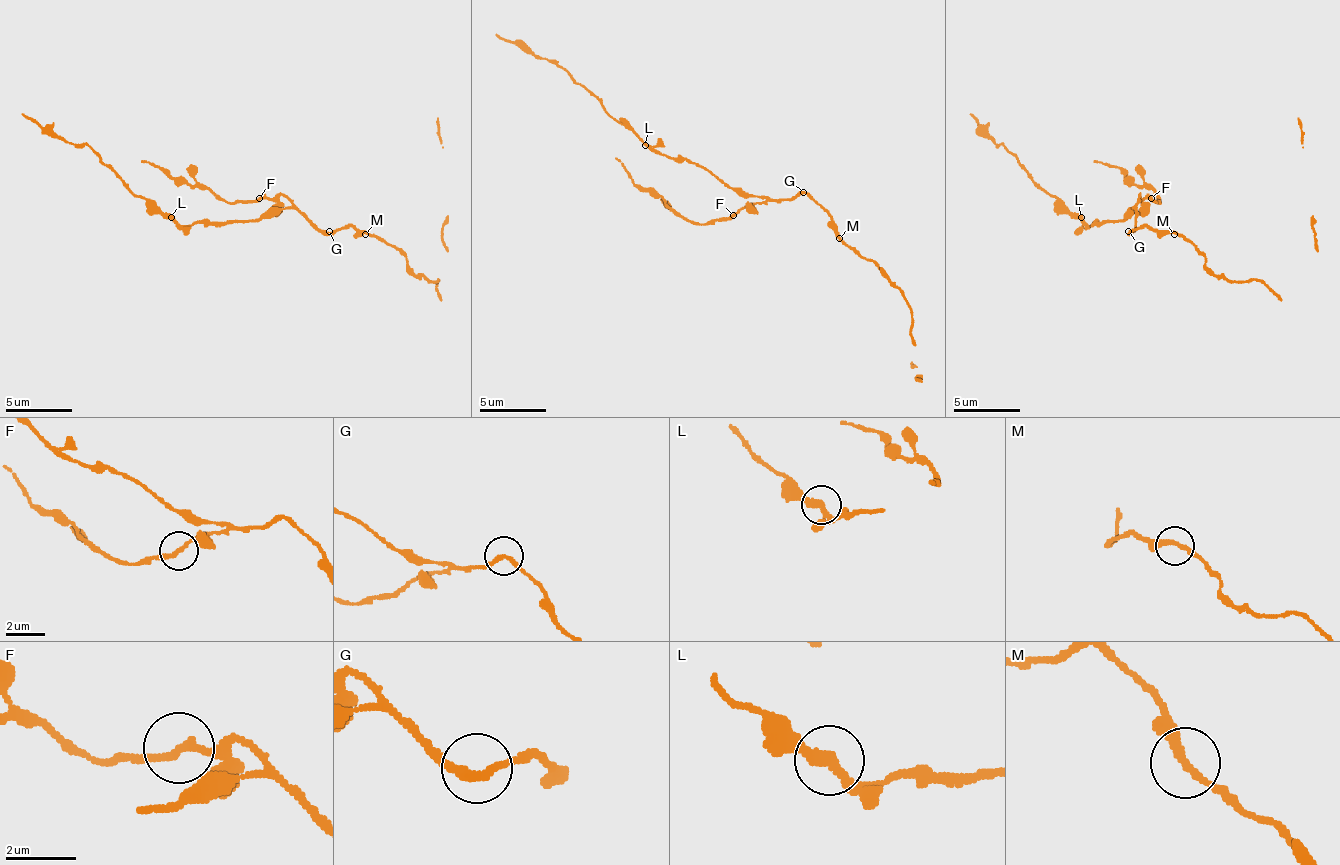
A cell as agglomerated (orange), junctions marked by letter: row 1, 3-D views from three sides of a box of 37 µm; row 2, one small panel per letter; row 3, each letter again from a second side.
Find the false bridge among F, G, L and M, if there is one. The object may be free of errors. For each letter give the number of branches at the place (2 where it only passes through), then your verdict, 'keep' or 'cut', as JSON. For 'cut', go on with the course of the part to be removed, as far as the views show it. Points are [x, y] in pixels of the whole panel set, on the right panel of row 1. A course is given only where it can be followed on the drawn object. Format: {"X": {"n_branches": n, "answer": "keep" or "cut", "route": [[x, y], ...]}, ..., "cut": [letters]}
{"F": {"n_branches": 2, "answer": "keep"}, "G": {"n_branches": 2, "answer": "keep"}, "L": {"n_branches": 2, "answer": "keep"}, "M": {"n_branches": 2, "answer": "keep"}, "cut": []}

